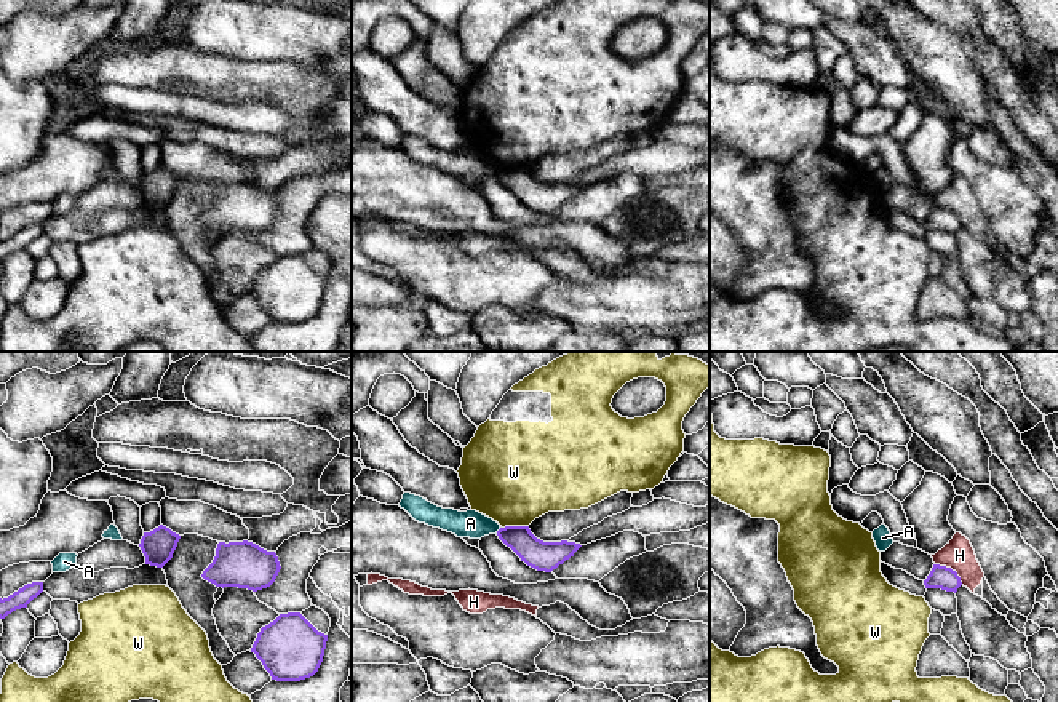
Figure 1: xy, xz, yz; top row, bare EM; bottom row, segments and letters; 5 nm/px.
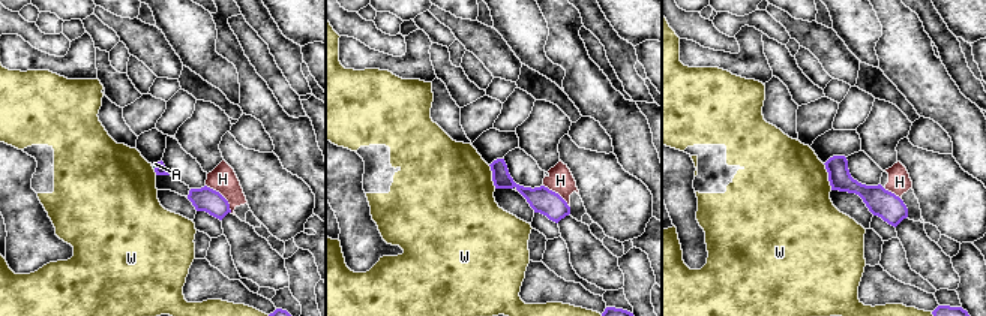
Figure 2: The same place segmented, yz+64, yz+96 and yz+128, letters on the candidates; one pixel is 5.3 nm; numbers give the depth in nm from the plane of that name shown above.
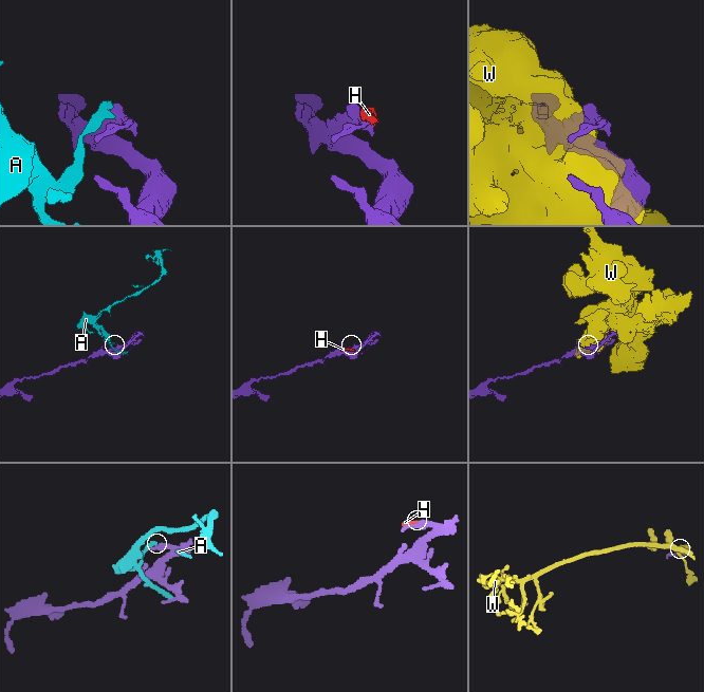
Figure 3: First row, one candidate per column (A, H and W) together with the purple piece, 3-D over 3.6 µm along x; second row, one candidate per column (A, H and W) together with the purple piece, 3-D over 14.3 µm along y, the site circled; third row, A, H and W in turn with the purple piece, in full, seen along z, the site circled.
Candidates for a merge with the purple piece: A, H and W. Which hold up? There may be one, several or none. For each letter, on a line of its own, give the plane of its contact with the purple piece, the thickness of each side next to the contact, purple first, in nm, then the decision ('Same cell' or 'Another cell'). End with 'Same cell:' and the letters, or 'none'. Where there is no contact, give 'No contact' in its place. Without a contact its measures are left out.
A: Touches purple in xz. Thickness 150 nm (purple) against 140 nm. Another cell
H: Touches purple in yz. Thickness 120 nm (purple) against 160 nm. Another cell
W: Touches purple in xz. Thickness 150 nm (purple) against 480 nm. Another cell
Same cell: none

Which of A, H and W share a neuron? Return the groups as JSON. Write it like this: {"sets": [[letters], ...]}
{"sets": [["A"], ["H"], ["W"]]}

